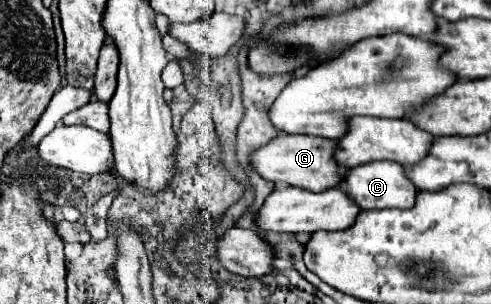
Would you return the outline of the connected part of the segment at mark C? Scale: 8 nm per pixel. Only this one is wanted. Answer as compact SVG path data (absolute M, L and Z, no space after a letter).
M372 161L368 165L360 165L356 169L346 171L344 191L362 207L362 209L410 209L416 203L416 185L408 181L404 167L392 161Z

